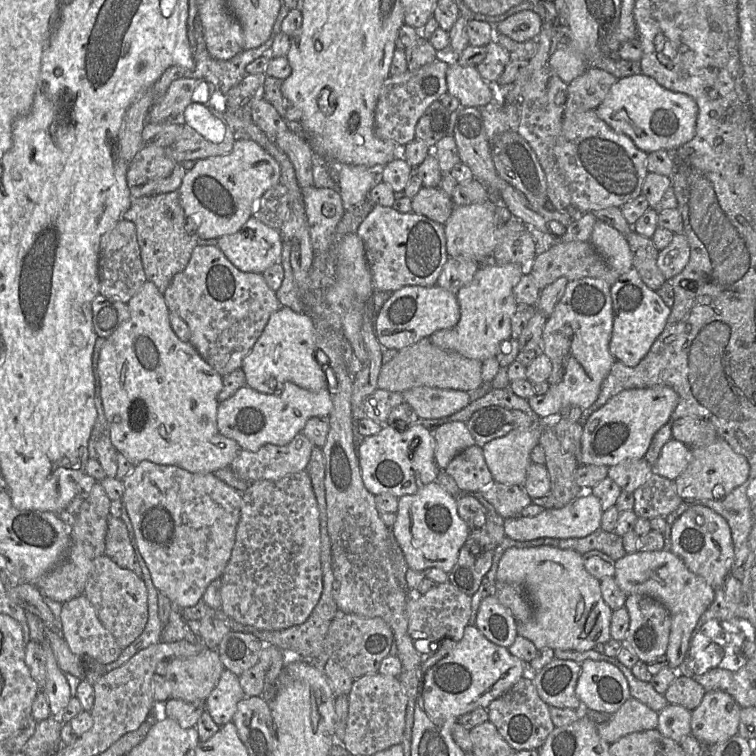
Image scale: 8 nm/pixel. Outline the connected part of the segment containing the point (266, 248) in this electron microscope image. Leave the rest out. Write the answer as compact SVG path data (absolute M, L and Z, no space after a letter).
M251 216L237 232L218 238L217 246L239 270L262 274L273 264L281 263L283 238L278 229L271 228Z

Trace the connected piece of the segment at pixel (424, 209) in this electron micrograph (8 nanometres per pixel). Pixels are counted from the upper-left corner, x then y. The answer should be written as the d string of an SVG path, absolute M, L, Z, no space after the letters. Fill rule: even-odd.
M422 187L411 199L412 212L444 225L455 207L452 198L439 187Z

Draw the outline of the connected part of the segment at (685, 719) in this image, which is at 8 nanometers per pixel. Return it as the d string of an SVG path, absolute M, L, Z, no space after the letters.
M669 703L659 713L657 729L664 737L680 743L682 738L691 734L691 711Z

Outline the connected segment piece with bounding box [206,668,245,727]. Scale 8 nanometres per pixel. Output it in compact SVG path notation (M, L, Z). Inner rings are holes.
M225 668L206 699L206 710L221 727L232 721L238 702L244 697L238 676Z

